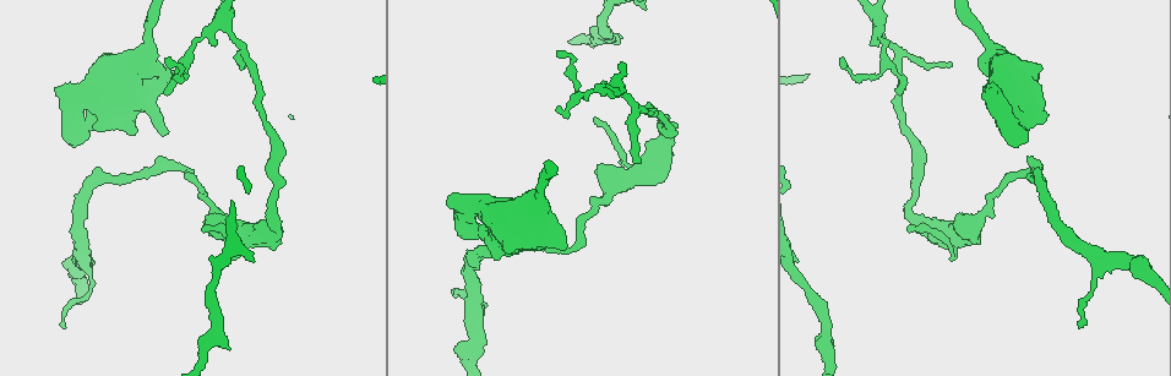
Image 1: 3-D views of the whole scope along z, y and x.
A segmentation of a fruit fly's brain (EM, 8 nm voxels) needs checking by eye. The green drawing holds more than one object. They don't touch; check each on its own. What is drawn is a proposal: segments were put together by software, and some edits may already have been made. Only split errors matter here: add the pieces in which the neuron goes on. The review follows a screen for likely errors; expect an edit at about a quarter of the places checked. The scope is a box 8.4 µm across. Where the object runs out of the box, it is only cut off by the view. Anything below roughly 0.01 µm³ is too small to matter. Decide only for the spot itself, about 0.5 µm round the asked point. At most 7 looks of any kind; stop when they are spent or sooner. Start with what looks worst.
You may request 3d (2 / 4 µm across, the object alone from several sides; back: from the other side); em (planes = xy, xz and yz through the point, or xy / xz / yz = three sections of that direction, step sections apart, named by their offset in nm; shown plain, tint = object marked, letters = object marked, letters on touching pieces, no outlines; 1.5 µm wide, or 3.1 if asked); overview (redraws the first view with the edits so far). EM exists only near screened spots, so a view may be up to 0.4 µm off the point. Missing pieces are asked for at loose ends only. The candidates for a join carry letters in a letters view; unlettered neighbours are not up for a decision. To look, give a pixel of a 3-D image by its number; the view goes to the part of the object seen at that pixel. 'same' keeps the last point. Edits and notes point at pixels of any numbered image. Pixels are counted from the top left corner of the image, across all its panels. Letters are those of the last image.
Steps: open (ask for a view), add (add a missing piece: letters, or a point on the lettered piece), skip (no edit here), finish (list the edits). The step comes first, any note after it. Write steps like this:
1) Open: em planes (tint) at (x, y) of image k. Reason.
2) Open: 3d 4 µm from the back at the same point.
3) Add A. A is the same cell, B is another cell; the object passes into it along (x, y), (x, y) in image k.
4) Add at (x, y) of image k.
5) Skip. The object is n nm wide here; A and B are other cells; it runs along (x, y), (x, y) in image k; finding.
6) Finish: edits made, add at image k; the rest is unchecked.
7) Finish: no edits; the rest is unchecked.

Open: 3d 2 µm at (167, 130) of image 1. Branch stops here.

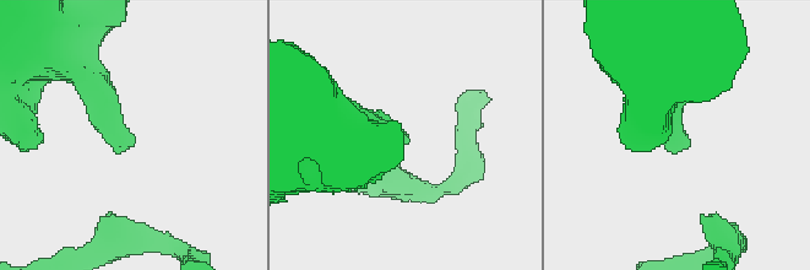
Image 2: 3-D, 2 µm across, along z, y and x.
Open: em xy step 8 (tint) at (684, 134) of image 2. Now the EM.

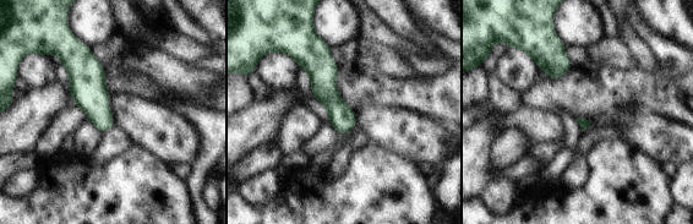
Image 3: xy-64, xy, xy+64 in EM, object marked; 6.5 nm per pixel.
Open: em planes (letters) at the same point. Another direction.

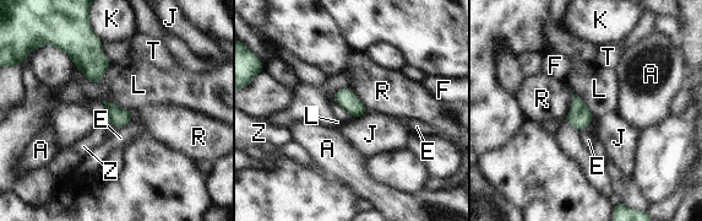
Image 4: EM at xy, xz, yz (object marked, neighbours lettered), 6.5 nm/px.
Skip. A, E, F, J, K, L, R, T and Z are other cells; a border runs along (110, 64), (98, 82), (83, 77) in image 4; none of them fits.

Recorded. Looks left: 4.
Open: em planes (tint) at (641, 162) of image 1. Thin end.

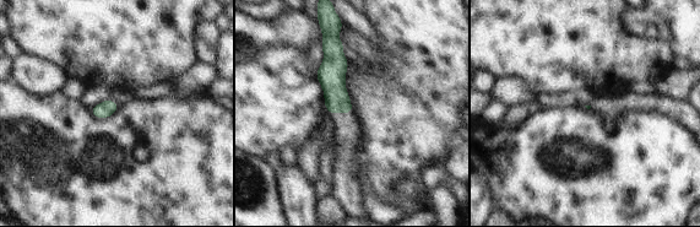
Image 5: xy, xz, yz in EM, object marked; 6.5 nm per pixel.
Open: em planes (letters) at the same point.

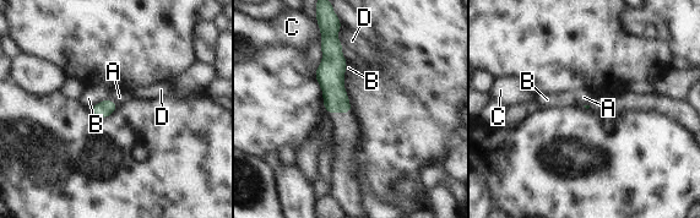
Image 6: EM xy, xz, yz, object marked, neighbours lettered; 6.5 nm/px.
Skip. A, B, C and D are other cells; it runs along (332, 38), (332, 90), (348, 109) in image 6; none of them fits.

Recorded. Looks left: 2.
Open: em planes (letters) at (593, 120) of image 1. Thin end.

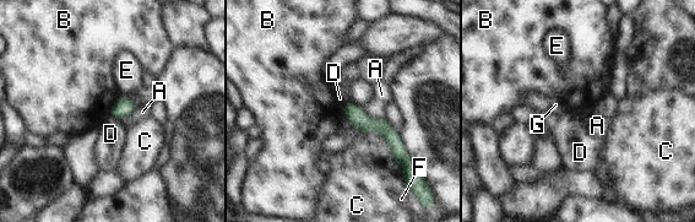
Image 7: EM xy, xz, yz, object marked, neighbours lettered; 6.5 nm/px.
Skip. The object is 120 nm wide here; A, B, C, D, E, F and G are other cells; none of them fits.

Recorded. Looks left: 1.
Finish: no edits; the rest is unchecked.

